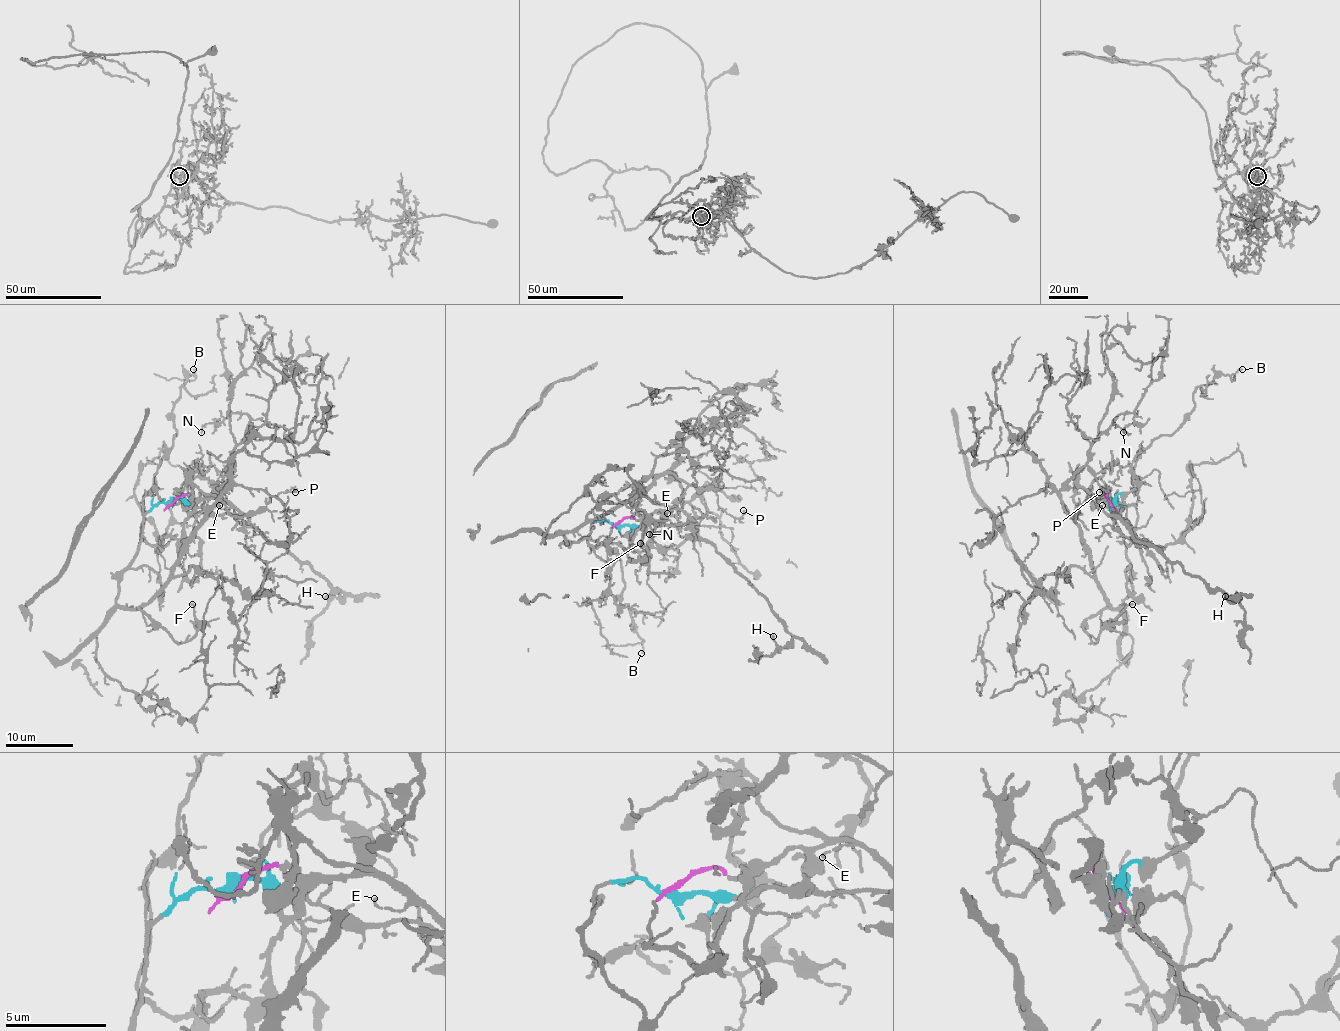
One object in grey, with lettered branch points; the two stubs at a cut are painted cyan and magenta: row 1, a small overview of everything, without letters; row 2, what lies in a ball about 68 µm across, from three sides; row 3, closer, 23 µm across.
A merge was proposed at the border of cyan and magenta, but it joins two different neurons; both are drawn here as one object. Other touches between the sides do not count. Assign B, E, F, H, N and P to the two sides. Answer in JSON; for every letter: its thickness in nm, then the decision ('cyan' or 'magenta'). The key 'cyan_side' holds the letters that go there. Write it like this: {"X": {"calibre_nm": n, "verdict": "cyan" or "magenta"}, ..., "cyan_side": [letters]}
{"B": {"calibre_nm": 110, "verdict": "cyan"}, "E": {"calibre_nm": 90, "verdict": "magenta"}, "F": {"calibre_nm": 110, "verdict": "cyan"}, "H": {"calibre_nm": 160, "verdict": "magenta"}, "N": {"calibre_nm": 100, "verdict": "cyan"}, "P": {"calibre_nm": 110, "verdict": "cyan"}, "cyan_side": ["B", "F", "N", "P"]}

